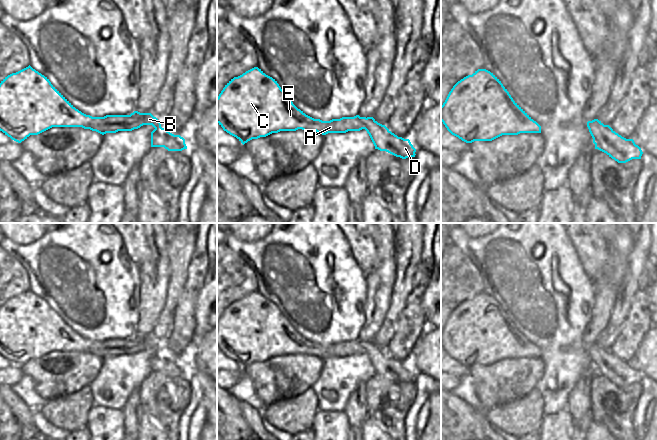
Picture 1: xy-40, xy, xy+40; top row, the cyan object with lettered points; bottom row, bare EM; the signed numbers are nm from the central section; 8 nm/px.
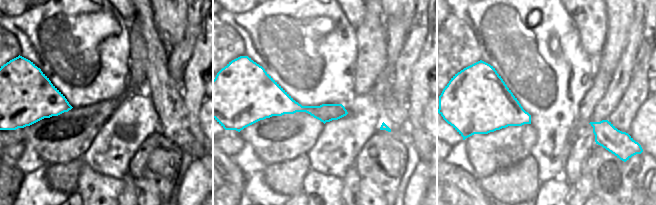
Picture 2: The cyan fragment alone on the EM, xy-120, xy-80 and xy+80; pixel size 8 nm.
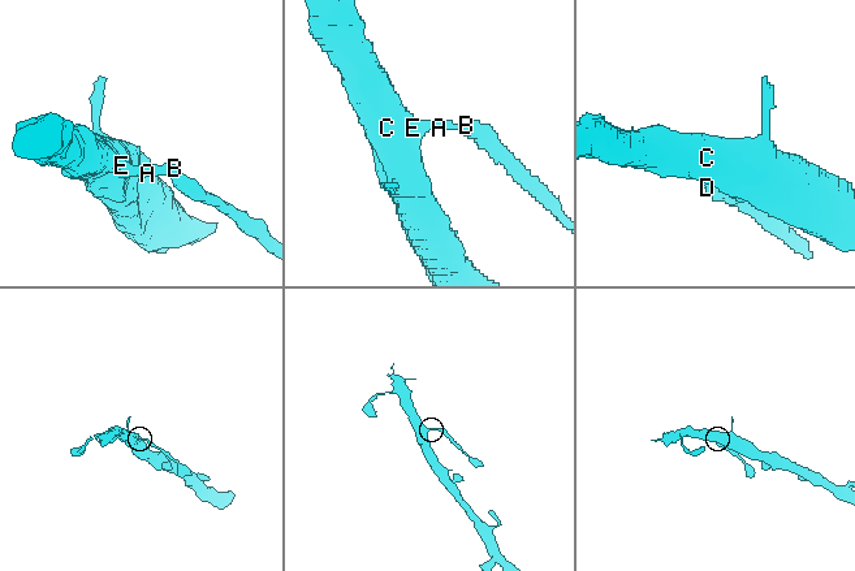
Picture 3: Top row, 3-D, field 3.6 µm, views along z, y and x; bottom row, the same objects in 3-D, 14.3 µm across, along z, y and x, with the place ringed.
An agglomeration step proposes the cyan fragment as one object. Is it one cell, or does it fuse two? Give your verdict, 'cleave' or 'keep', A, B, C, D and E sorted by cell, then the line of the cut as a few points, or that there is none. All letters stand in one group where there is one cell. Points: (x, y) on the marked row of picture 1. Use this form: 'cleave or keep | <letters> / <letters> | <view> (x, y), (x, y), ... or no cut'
cleave | A B C E / D | xy (365, 117), (363, 120), (364, 128)

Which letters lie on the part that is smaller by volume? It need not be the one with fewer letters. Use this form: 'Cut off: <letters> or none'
Cut off: D

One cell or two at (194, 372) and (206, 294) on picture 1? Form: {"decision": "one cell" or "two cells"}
{"decision": "one cell"}

